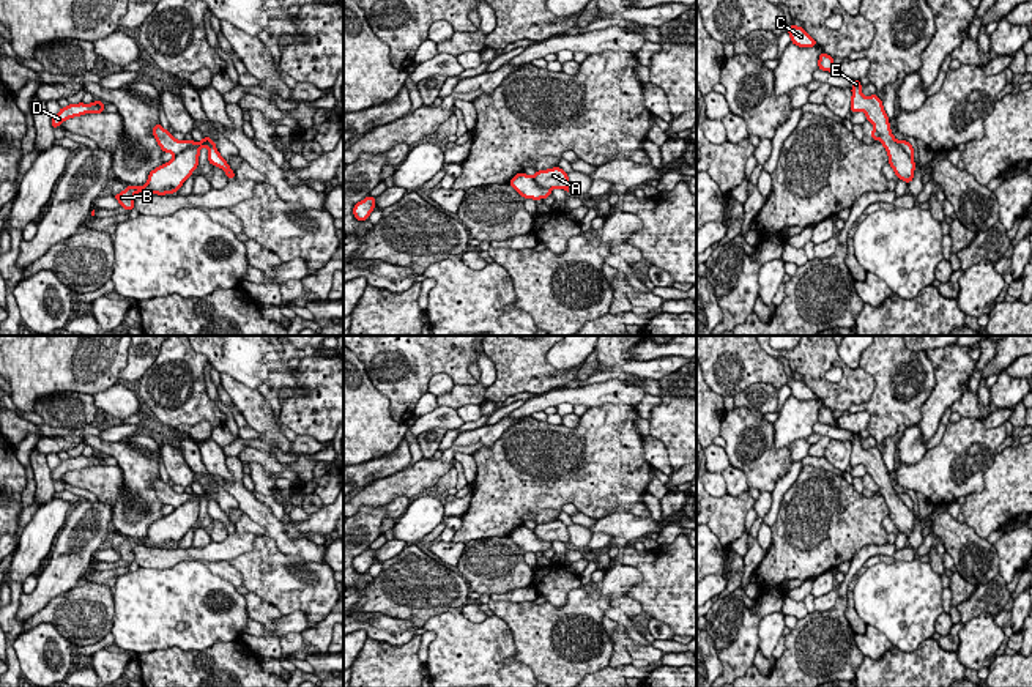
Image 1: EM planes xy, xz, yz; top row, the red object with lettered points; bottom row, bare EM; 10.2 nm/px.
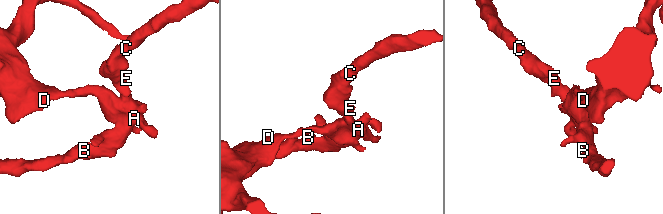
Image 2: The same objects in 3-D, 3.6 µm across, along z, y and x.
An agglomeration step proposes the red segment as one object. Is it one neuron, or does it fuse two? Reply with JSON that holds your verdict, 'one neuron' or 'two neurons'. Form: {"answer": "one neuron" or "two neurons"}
{"answer": "two neurons"}

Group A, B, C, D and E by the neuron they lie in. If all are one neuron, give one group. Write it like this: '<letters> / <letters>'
A B C E / D

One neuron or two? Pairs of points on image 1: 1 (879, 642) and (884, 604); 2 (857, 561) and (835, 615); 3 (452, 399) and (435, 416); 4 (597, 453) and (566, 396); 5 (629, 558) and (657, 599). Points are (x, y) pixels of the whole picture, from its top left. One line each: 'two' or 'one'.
1: two
2: one
3: two
4: two
5: one

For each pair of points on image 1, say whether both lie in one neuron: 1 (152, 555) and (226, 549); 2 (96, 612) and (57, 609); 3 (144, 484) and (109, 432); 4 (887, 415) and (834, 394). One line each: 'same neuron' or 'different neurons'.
1: same neuron
2: same neuron
3: different neurons
4: different neurons

